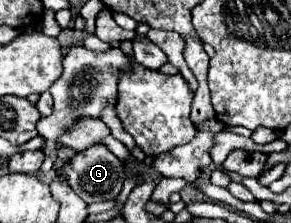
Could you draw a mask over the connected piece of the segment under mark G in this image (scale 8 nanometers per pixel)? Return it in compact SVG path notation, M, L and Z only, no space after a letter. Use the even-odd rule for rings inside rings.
M93 145L77 153L63 169L63 175L85 203L115 199L127 177L125 165L105 145Z

